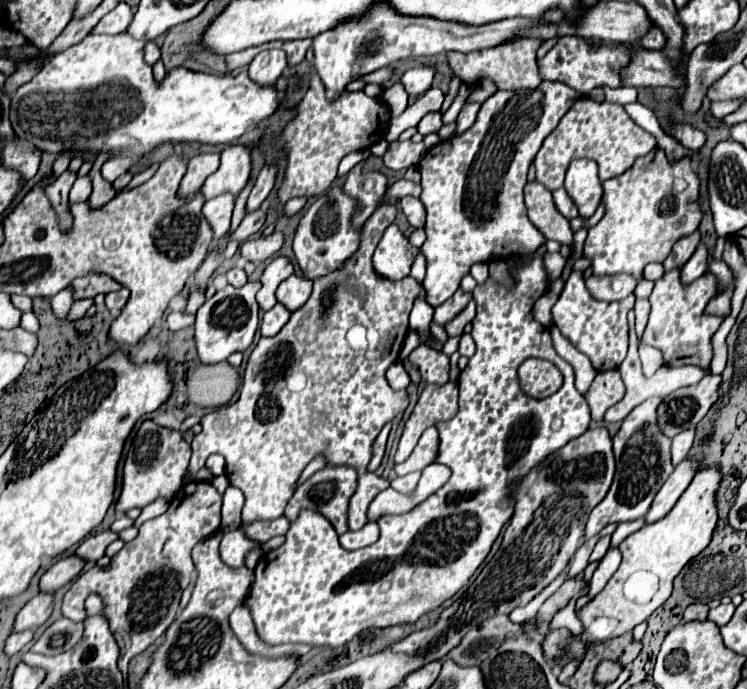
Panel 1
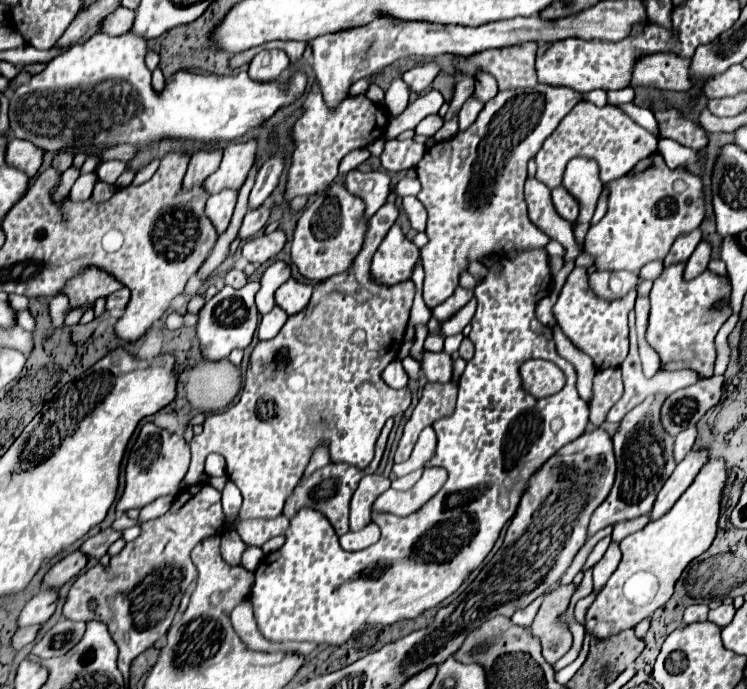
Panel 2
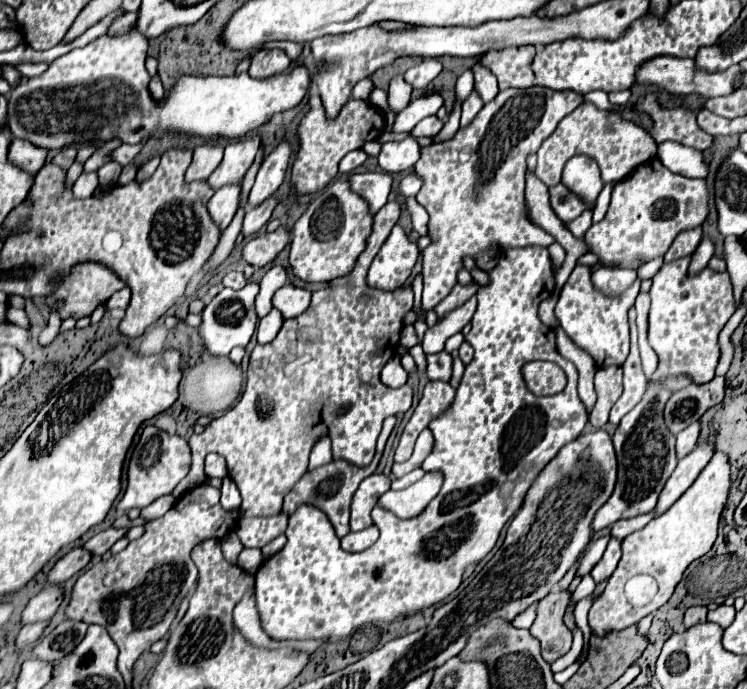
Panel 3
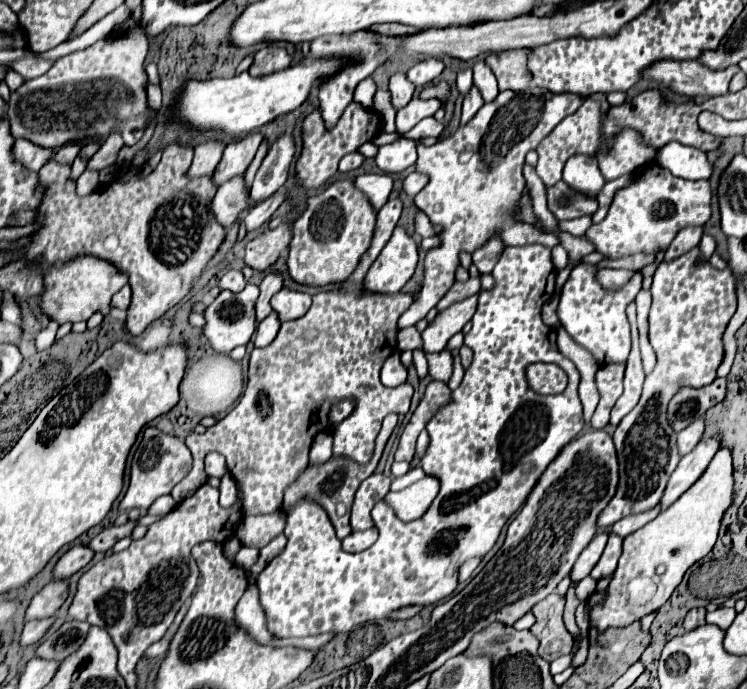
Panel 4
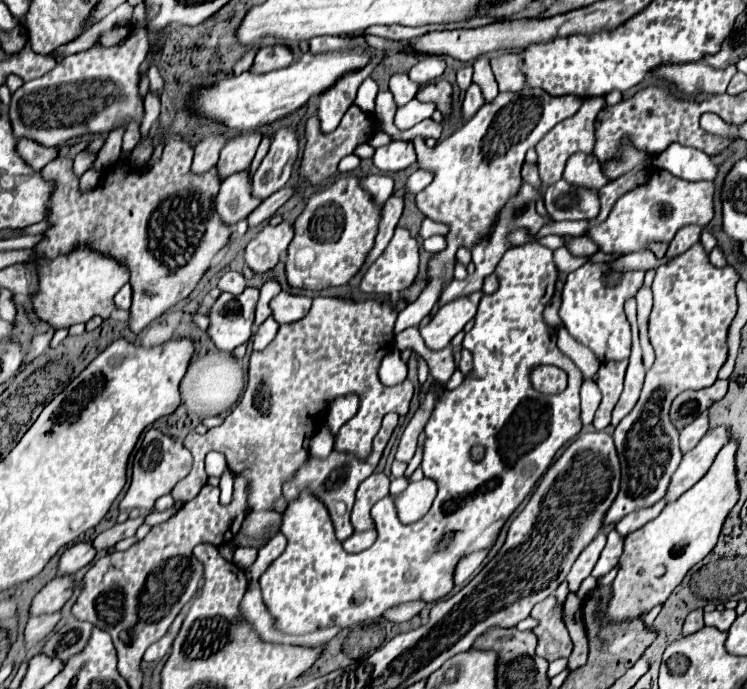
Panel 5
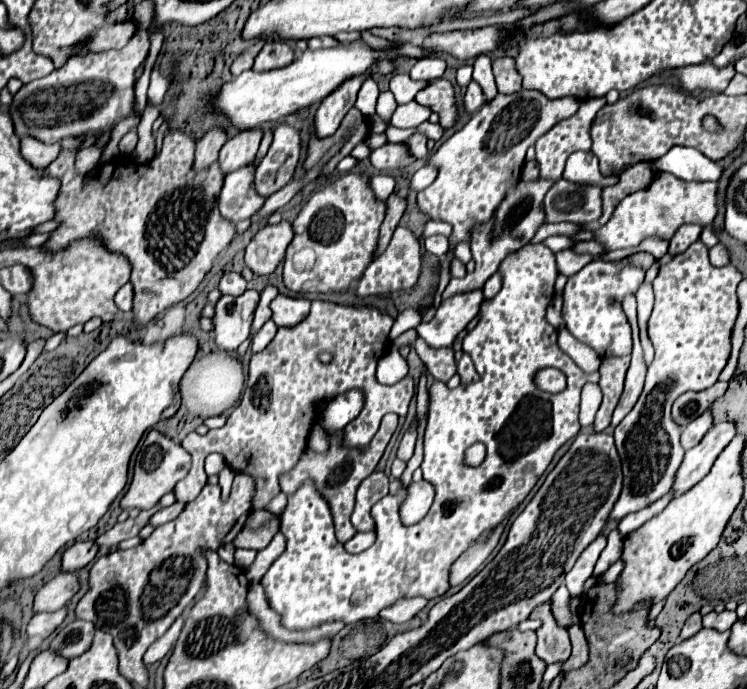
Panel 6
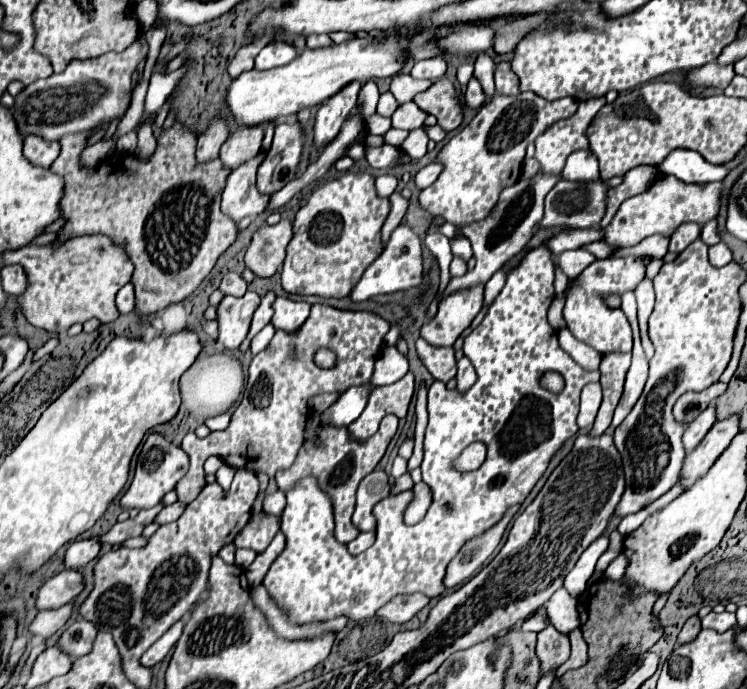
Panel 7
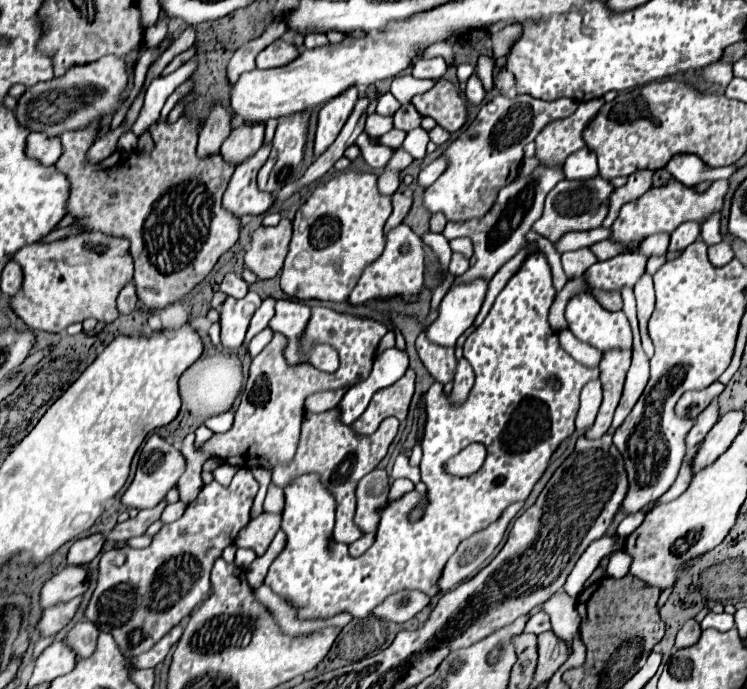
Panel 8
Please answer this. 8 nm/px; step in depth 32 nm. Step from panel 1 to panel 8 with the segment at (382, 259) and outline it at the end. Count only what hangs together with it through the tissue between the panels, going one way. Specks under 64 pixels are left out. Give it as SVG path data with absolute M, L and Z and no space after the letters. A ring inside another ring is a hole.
M401 223L392 232L388 232L386 248L378 260L374 260L358 280L356 288L350 294L352 304L362 304L372 298L386 298L400 294L404 300L414 300L424 284L424 244L422 238L412 232L410 226Z

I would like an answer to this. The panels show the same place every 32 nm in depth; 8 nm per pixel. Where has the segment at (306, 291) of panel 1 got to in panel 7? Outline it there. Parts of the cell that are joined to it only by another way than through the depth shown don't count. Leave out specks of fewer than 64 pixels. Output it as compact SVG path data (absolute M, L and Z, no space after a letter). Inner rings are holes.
M278 296L272 304L274 316L272 324L276 330L296 330L310 314L310 304L304 300L290 300L284 296Z

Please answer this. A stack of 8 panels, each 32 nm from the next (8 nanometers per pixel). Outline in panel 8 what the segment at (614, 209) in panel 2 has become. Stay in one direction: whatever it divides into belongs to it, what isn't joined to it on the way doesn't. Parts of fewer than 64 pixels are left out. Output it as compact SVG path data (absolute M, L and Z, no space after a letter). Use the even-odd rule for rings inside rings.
M670 178L668 184L658 186L658 188L650 188L646 194L642 194L636 200L630 200L622 206L618 218L614 220L614 224L610 226L610 238L612 242L620 242L620 244L632 244L638 240L644 240L646 236L658 234L658 232L666 232L670 234L672 230L676 230L682 222L698 222L702 224L704 220L708 220L714 212L720 212L722 208L722 200L726 194L728 182L726 180L718 180L714 182L708 190L698 192L692 186L684 186L682 182L678 182L676 178Z

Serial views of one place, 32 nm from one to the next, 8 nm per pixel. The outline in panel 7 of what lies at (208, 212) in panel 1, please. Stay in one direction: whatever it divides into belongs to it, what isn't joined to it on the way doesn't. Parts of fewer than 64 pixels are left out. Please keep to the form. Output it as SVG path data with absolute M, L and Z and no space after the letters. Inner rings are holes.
M258 154L256 160L242 164L226 178L226 188L222 192L222 212L234 222L246 216L258 216L264 212L264 204L268 204L268 196L256 190L256 170L262 160L264 154Z

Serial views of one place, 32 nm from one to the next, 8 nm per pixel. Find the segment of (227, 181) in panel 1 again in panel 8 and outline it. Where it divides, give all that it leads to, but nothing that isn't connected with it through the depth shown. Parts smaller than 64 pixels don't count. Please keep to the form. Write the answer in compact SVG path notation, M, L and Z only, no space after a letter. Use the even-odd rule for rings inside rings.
M238 124L230 132L228 140L224 140L220 156L224 158L224 162L238 166L258 152L262 140L264 140L264 124Z

